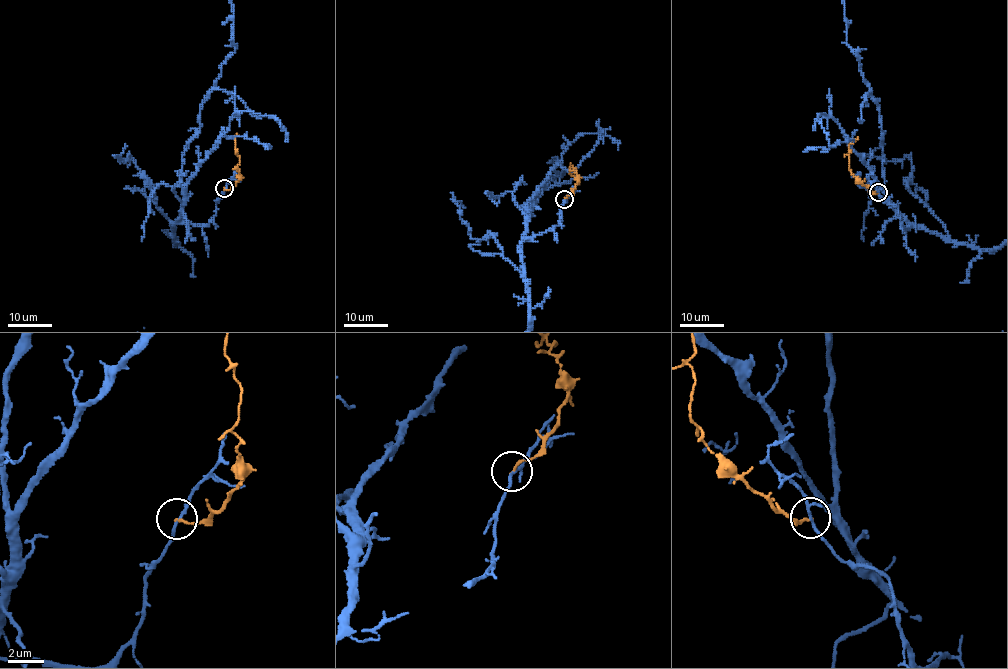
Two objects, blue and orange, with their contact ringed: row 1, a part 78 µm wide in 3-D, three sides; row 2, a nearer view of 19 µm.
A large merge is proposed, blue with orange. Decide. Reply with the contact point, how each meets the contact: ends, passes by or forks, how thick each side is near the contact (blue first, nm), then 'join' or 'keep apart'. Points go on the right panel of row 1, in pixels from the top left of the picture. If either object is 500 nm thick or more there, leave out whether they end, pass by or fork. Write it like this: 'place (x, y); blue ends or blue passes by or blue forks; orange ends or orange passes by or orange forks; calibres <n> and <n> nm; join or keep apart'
place (878, 192); blue forks; orange ends; calibres 120 and 130 nm; keep apart

